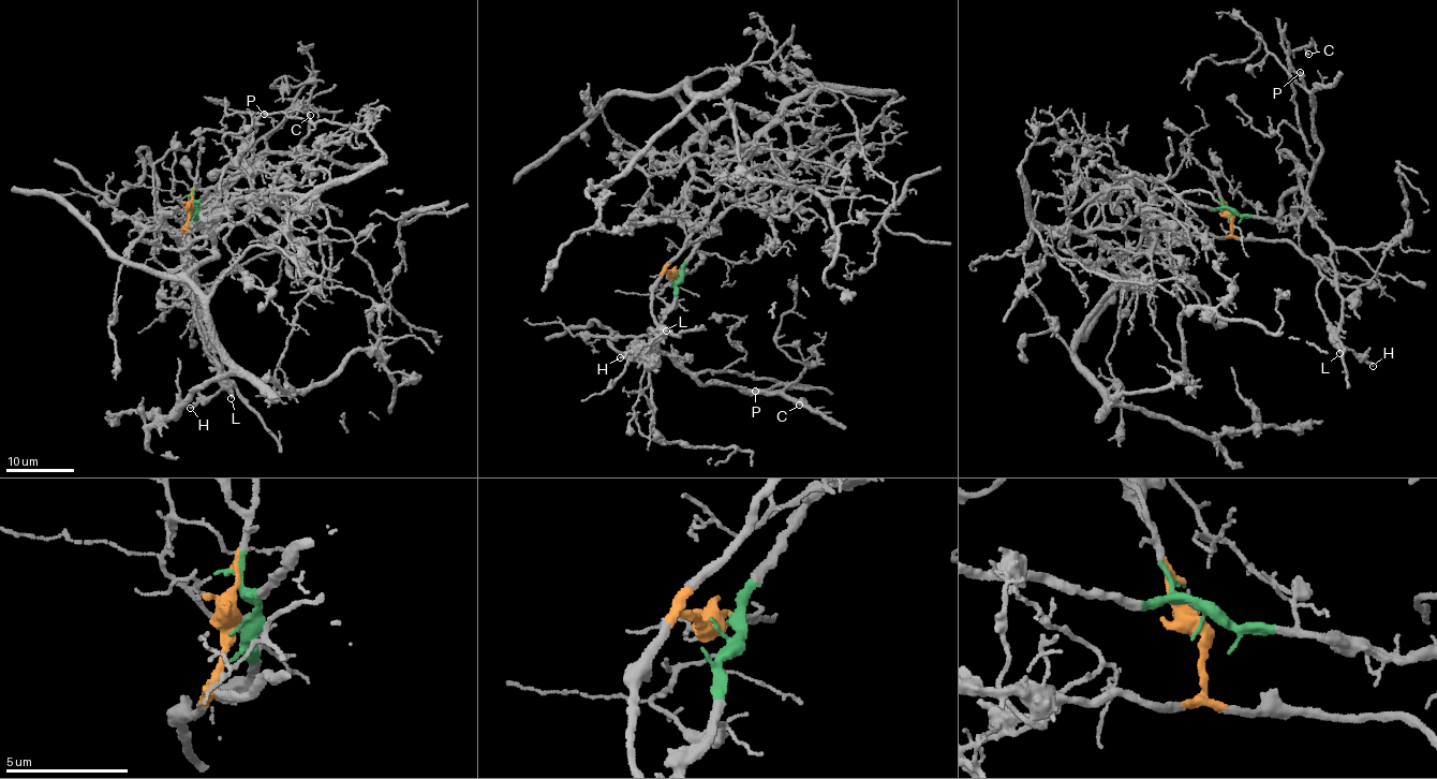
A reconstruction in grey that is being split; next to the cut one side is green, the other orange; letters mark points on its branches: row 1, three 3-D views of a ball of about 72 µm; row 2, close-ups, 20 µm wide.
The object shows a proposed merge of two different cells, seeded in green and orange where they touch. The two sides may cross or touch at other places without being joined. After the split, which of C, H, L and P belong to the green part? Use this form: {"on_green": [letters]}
{"on_green": ["C", "P"]}

